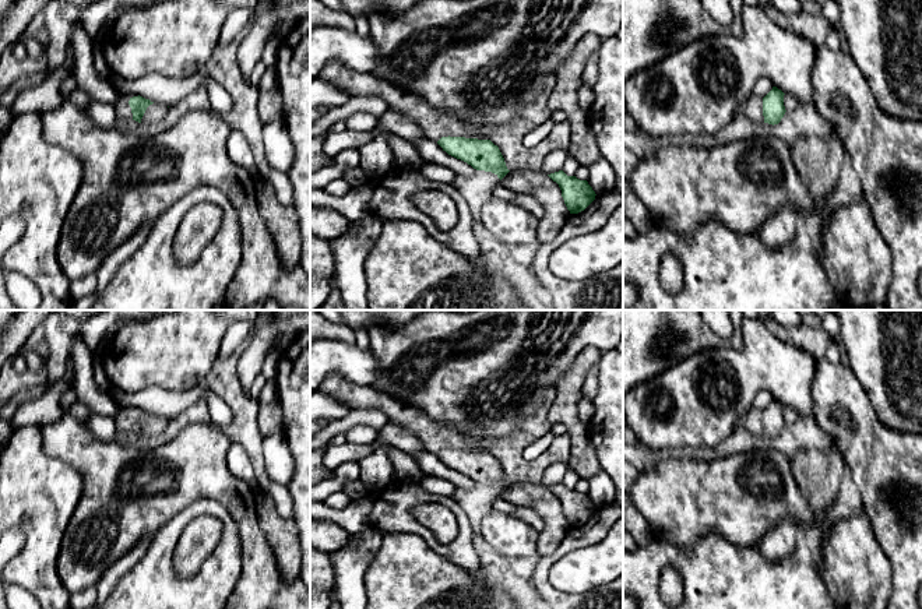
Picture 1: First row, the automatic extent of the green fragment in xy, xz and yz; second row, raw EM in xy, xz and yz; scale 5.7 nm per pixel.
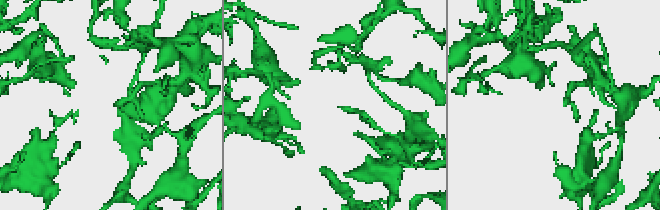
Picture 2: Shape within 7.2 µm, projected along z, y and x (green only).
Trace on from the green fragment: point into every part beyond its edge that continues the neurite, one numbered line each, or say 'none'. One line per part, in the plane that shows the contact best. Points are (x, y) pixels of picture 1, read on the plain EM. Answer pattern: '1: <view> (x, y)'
1: xz (435, 436)

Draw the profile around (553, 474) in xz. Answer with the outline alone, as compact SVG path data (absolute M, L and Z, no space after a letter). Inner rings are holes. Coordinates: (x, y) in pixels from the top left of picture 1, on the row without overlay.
M555 462L549 465L542 475L542 485L546 487L562 483L567 469L567 462Z

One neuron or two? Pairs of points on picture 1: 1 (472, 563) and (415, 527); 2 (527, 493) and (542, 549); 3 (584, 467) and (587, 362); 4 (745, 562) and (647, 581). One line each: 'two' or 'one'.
1: one
2: one
3: one
4: one

